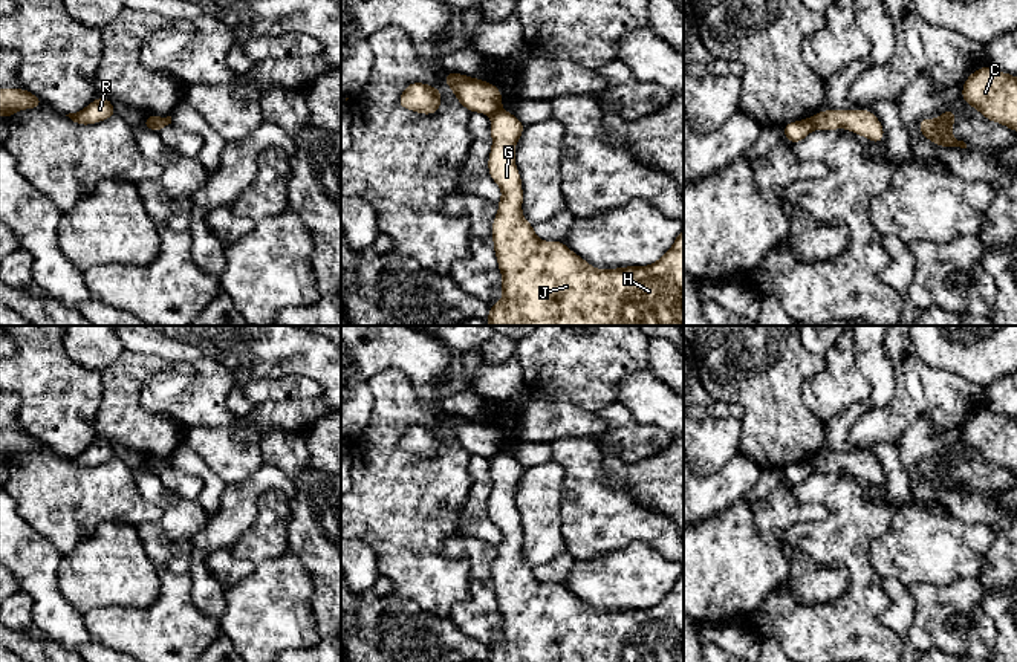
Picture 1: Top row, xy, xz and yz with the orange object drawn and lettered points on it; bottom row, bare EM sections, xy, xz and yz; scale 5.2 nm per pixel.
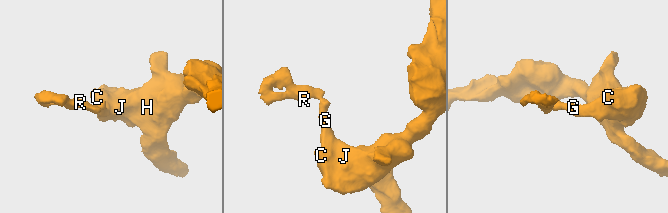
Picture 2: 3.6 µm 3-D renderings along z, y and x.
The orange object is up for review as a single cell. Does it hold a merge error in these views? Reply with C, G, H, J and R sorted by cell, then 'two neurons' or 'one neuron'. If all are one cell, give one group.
groups C G H J / R; two neurons

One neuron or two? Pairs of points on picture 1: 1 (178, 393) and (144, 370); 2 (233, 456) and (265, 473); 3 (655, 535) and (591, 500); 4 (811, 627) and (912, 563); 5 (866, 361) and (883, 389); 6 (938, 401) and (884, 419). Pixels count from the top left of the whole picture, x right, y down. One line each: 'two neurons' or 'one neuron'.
1: two neurons
2: two neurons
3: one neuron
4: two neurons
5: one neuron
6: one neuron

